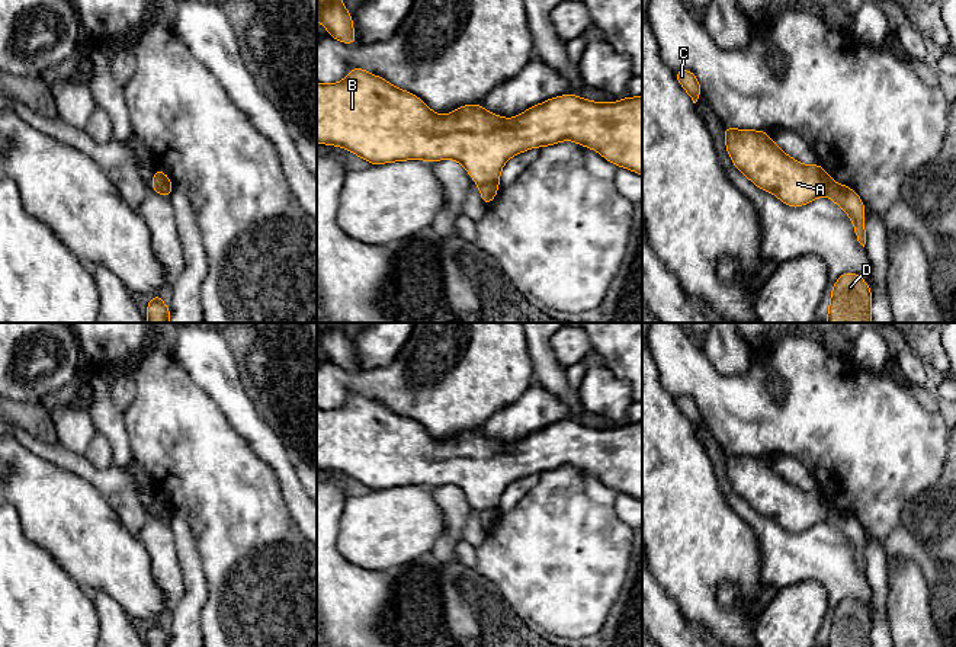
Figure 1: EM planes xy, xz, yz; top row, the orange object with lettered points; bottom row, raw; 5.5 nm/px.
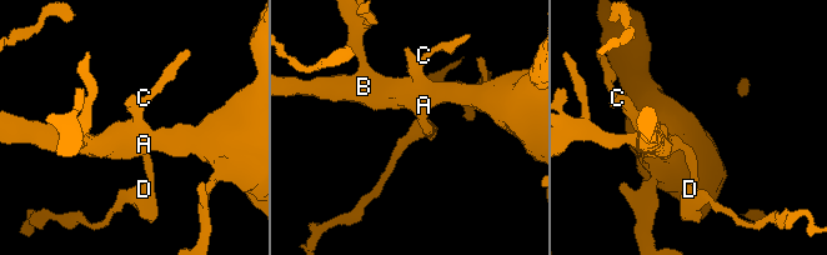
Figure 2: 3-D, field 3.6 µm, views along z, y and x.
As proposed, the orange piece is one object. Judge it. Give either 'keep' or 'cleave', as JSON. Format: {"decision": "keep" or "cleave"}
{"decision": "cleave"}

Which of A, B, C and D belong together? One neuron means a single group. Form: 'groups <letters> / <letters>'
groups A B C / D

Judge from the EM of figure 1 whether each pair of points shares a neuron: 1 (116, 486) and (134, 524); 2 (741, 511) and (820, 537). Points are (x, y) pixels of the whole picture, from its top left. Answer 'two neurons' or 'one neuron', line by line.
1: one neuron
2: one neuron

